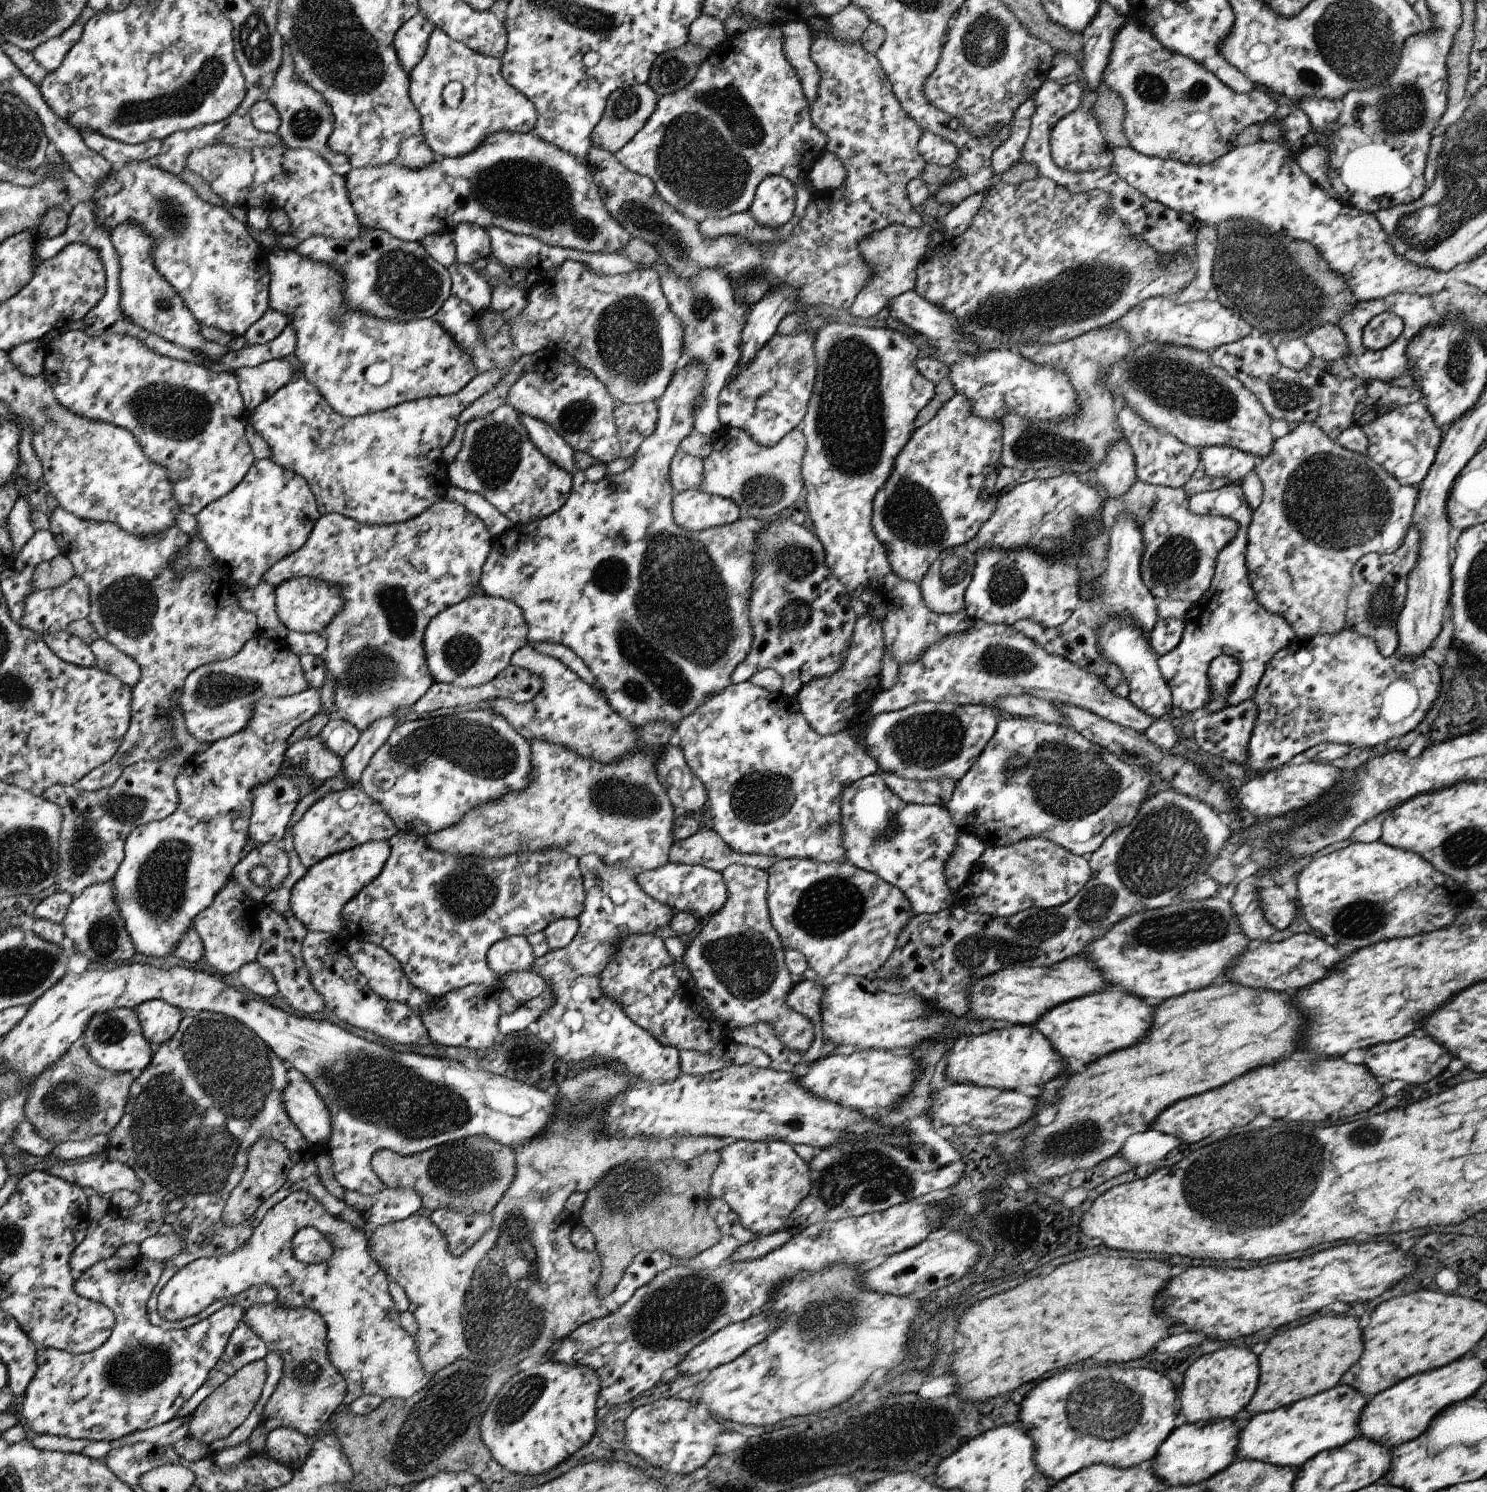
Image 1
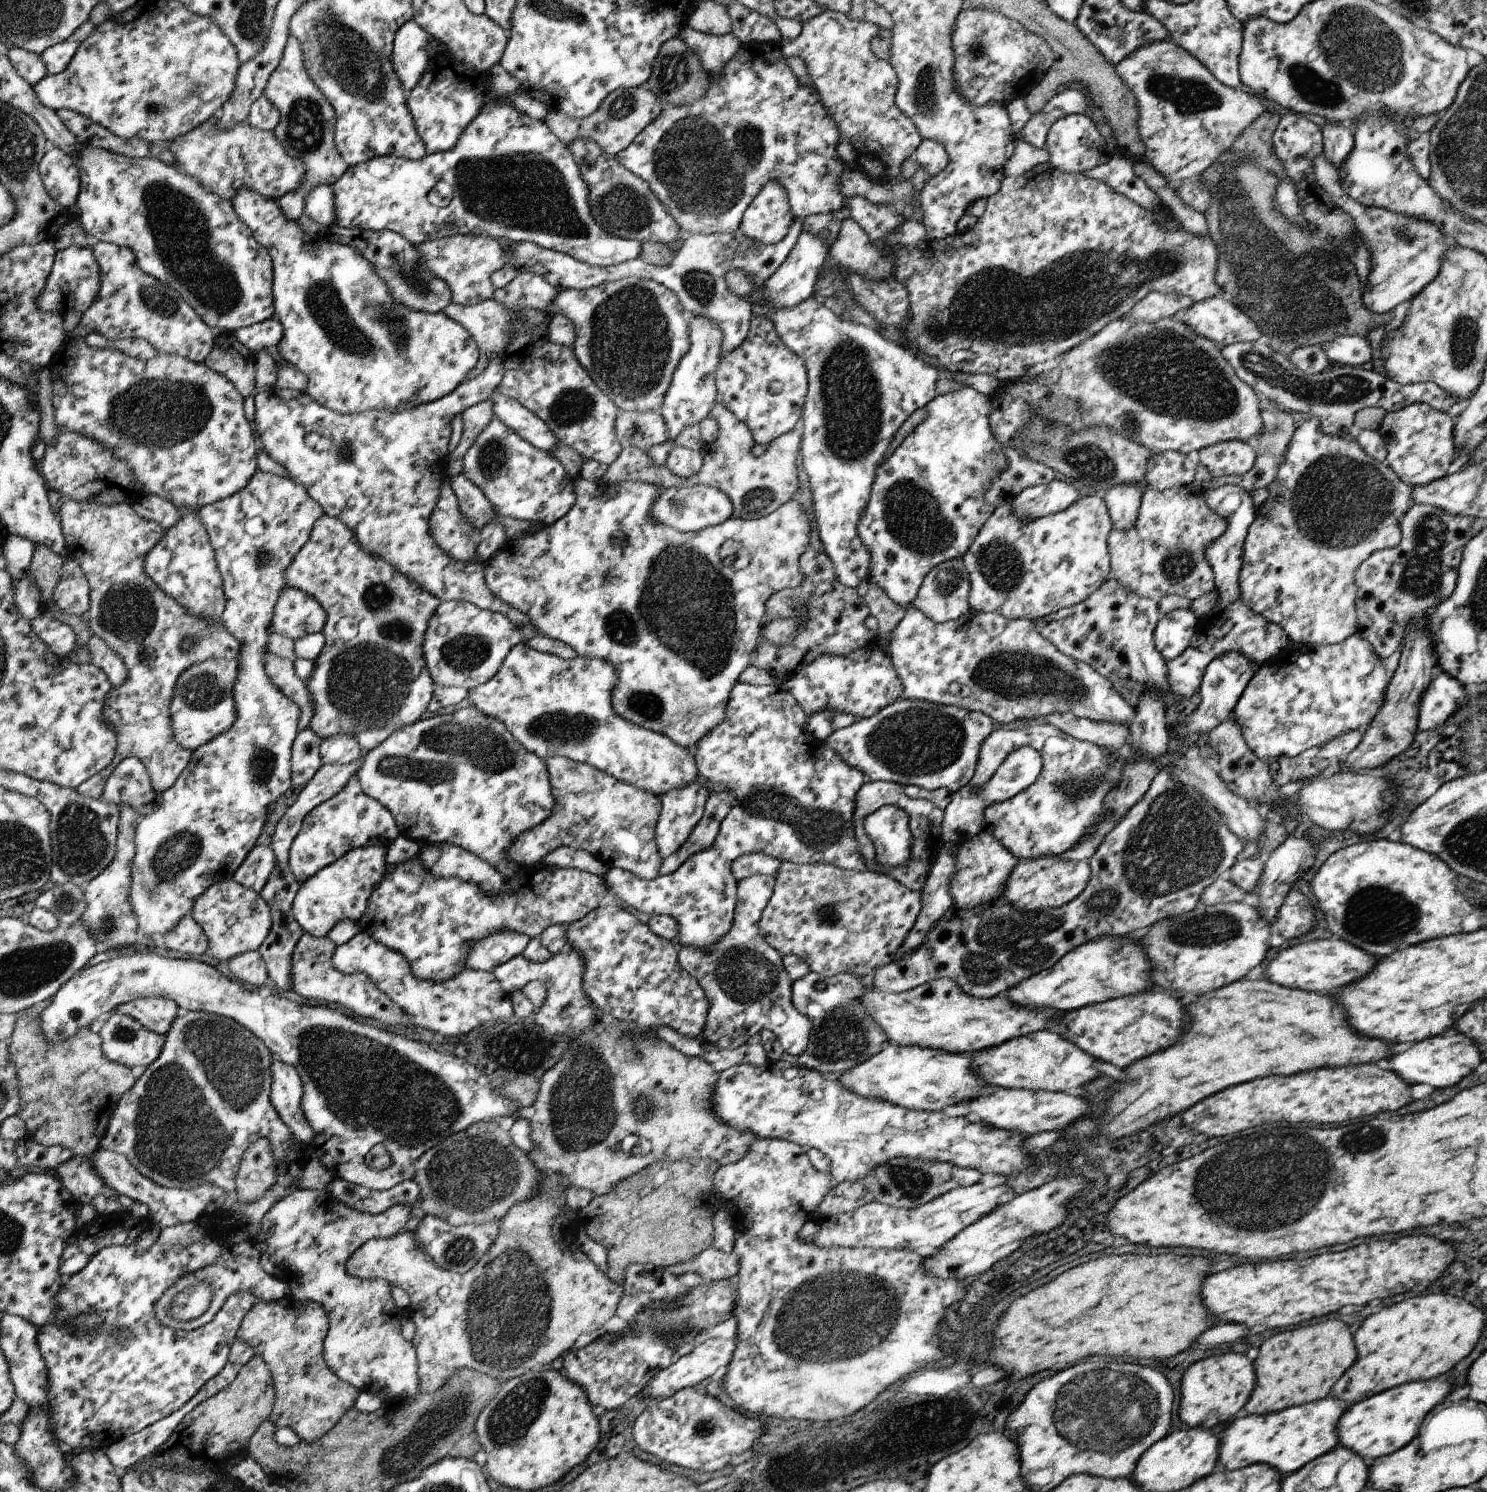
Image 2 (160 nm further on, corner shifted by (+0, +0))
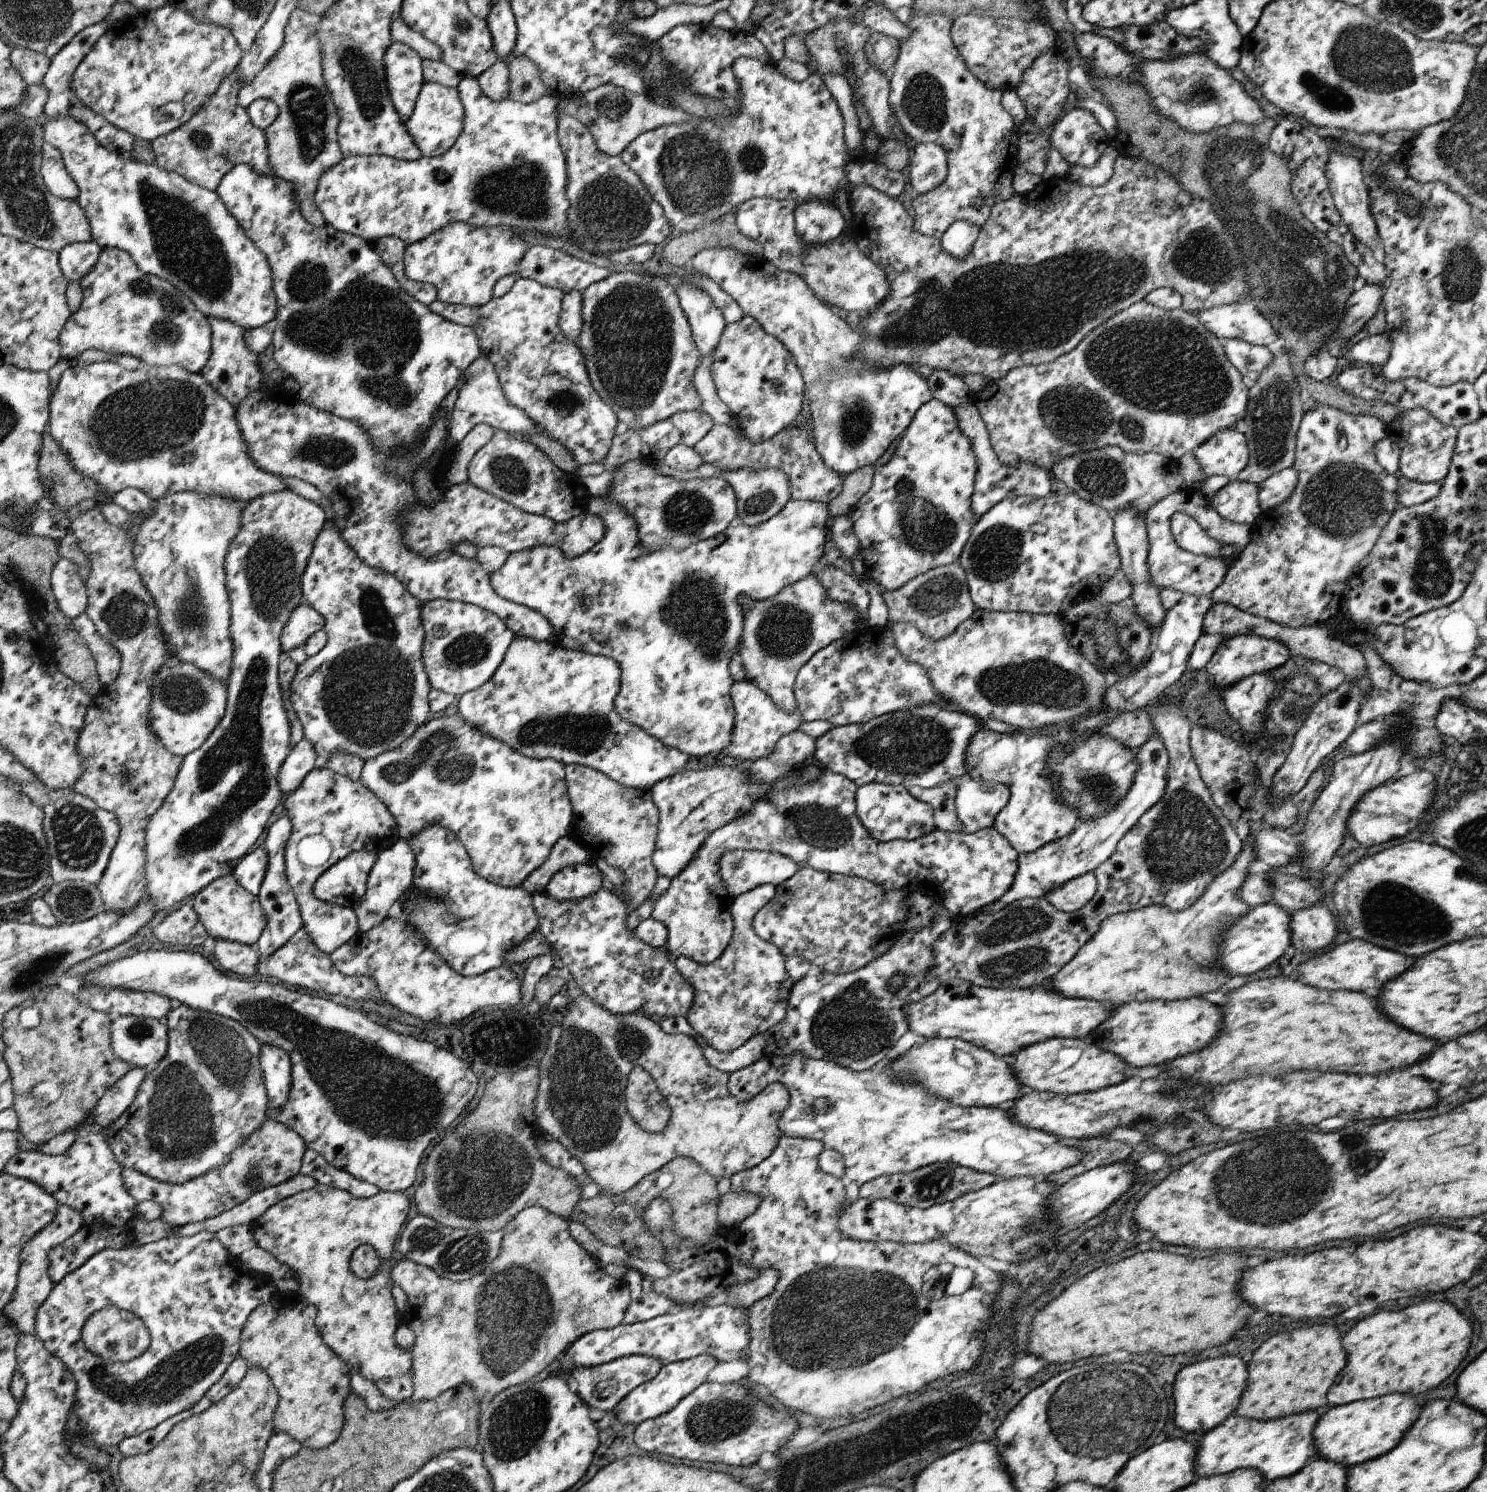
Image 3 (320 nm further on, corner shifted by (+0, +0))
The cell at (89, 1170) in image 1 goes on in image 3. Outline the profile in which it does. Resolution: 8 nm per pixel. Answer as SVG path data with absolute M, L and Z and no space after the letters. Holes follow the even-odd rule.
M267 1119L250 1137L246 1138L246 1141L234 1148L225 1165L215 1170L181 1184L175 1184L164 1183L149 1175L122 1168L124 1187L139 1201L159 1202L162 1208L160 1218L169 1224L184 1225L201 1222L228 1211L261 1191L252 1183L250 1177L257 1183L262 1183L264 1188L281 1186L285 1181L291 1180L302 1168L302 1156L306 1149L302 1138L294 1130L274 1119Z

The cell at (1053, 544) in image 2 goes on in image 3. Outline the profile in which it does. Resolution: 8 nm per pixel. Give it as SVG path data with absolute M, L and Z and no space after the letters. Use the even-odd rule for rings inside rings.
M1072 492L1059 495L1049 494L1039 498L1028 496L1002 498L975 520L968 533L968 539L963 545L957 562L965 571L968 593L971 602L977 609L1018 613L1028 612L1031 614L1051 613L1057 615L1079 601L1088 601L1095 598L1100 586L1120 568L1120 560L1113 538L1113 513L1102 509L1096 504L1081 500L1079 496Z

